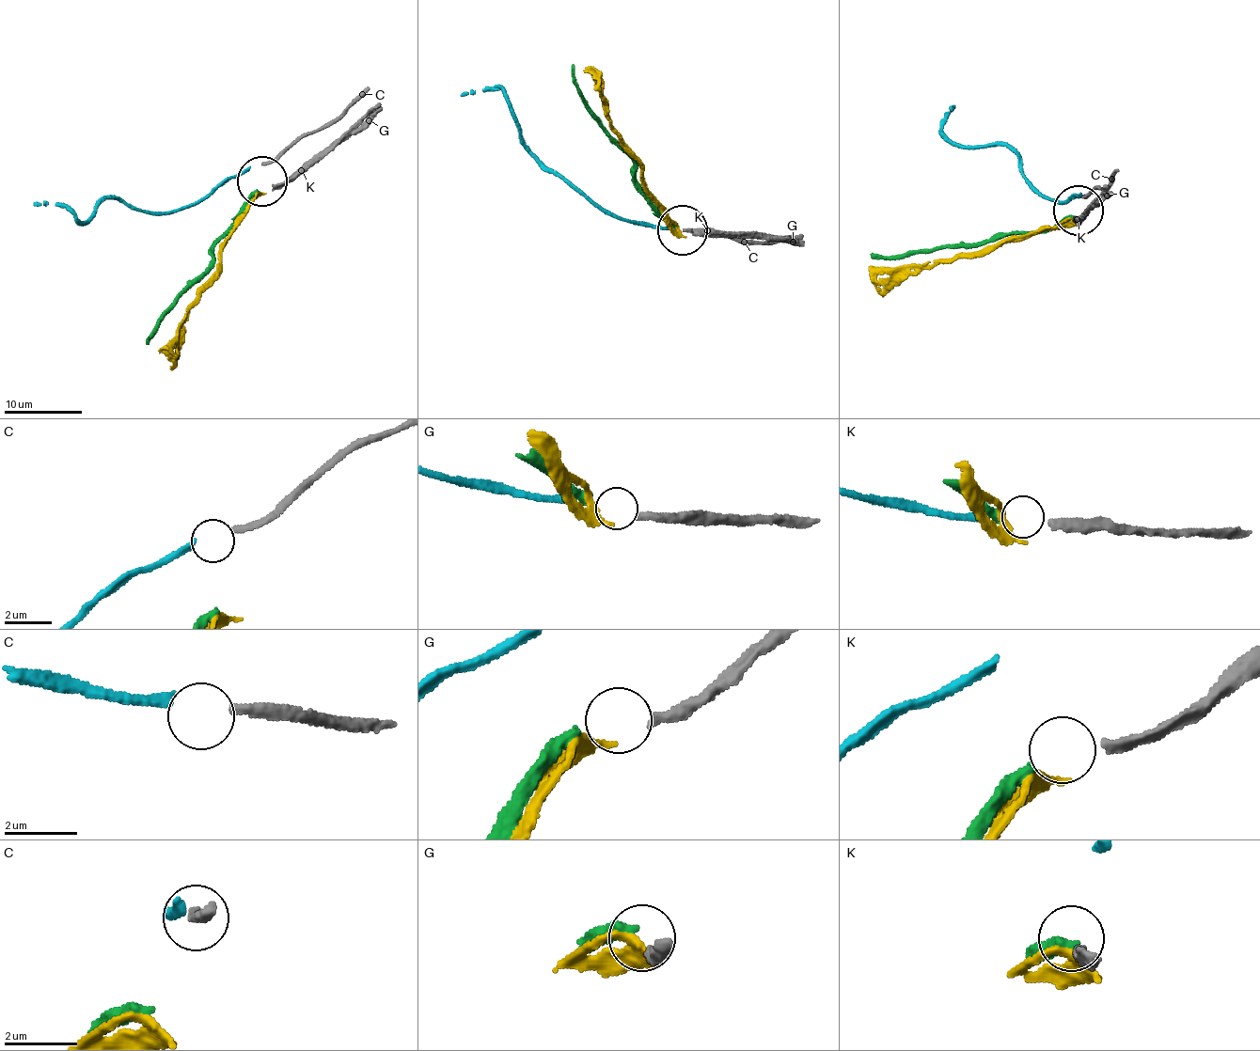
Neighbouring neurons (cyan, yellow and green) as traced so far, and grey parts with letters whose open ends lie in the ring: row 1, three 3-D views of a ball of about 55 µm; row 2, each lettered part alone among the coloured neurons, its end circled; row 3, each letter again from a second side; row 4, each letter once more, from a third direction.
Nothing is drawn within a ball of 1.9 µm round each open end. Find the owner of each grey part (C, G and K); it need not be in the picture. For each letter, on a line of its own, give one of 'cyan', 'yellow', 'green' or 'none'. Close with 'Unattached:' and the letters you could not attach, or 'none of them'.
C: none
G: yellow
K: green
Unattached: C

